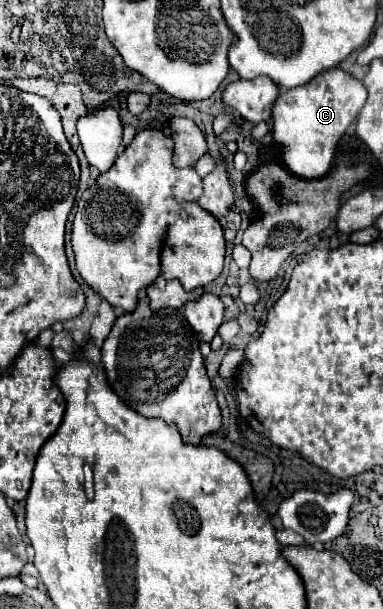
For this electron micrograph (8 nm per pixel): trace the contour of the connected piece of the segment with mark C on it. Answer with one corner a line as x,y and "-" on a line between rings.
343,69
319,73
301,89
281,91
273,107
273,139
283,149
285,167
301,179
323,177
333,163
337,141
367,101
365,85

